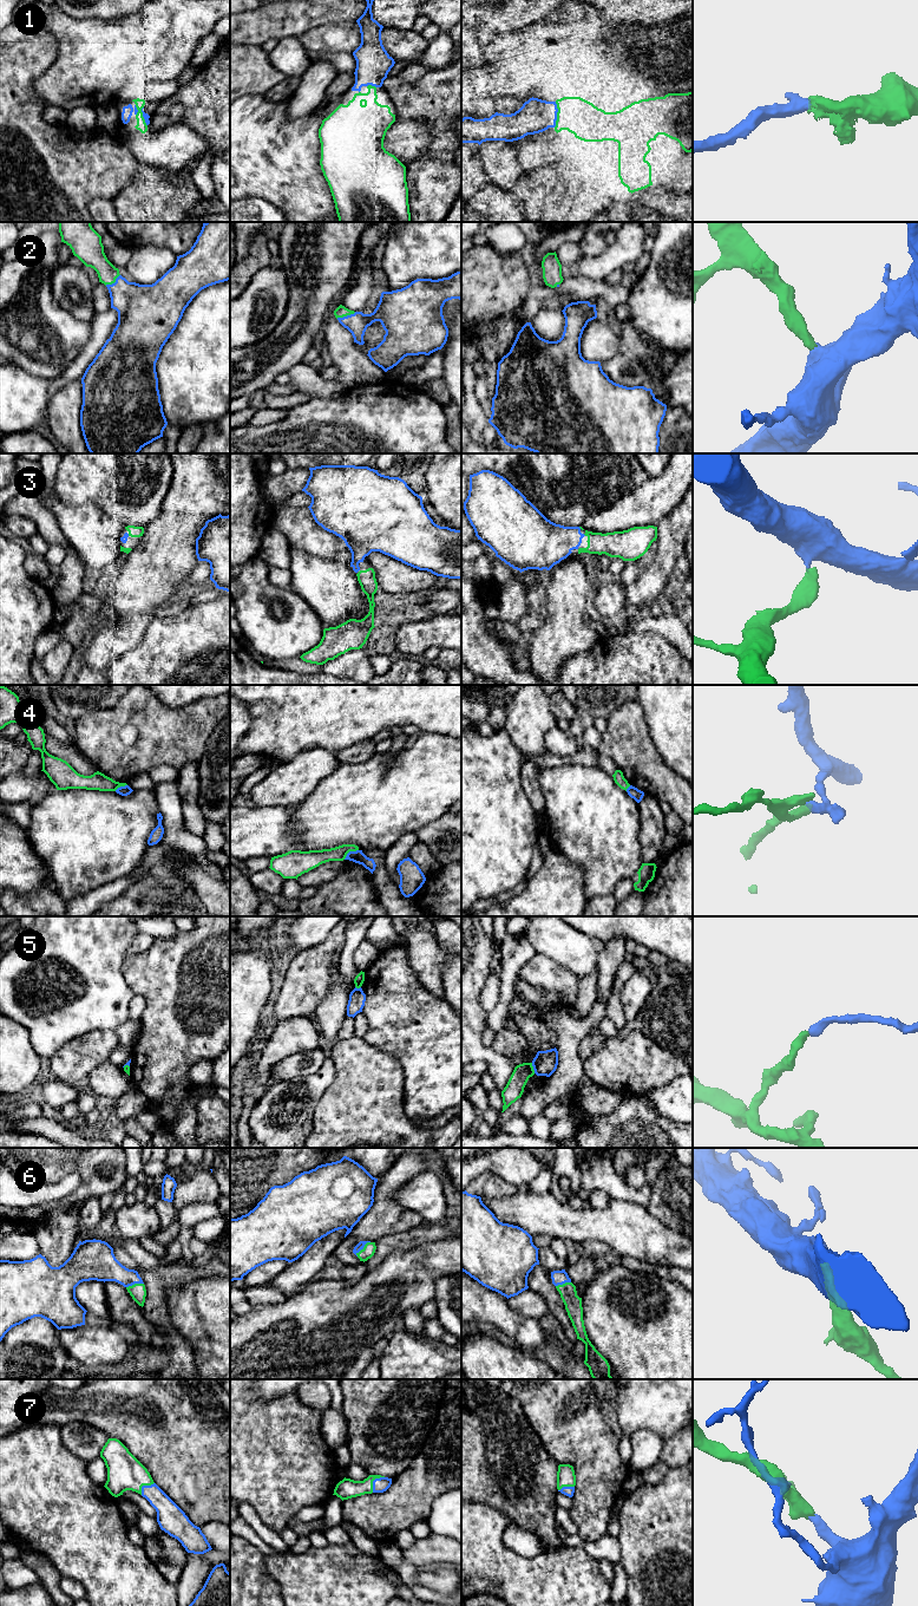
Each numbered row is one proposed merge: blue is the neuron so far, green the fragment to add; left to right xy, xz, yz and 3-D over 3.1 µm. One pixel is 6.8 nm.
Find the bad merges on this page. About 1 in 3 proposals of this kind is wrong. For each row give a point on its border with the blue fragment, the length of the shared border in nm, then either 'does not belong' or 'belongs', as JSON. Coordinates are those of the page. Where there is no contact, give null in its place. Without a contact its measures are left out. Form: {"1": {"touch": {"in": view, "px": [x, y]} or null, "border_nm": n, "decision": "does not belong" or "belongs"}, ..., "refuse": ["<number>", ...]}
{"1": {"touch": {"in": "yz", "px": [556, 115]}, "border_nm": 180, "decision": "belongs"}, "2": {"touch": {"in": "xz", "px": [347, 315]}, "border_nm": 140, "decision": "belongs"}, "3": {"touch": null, "decision": "belongs"}, "4": {"touch": {"in": "xz", "px": [349, 852]}, "border_nm": 120, "decision": "does not belong"}, "5": {"touch": {"in": "yz", "px": [533, 1068]}, "border_nm": 80, "decision": "does not belong"}, "6": {"touch": {"in": "xz", "px": [362, 1247]}, "border_nm": 140, "decision": "belongs"}, "7": {"touch": {"in": "xz", "px": [373, 1481]}, "border_nm": 140, "decision": "belongs"}, "refuse": ["4", "5"]}

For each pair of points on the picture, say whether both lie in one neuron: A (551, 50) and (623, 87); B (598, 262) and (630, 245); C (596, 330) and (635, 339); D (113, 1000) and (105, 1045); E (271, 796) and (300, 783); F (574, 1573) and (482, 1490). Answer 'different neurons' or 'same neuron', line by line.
A: same neuron
B: same neuron
C: different neurons
D: different neurons
E: same neuron
F: different neurons

